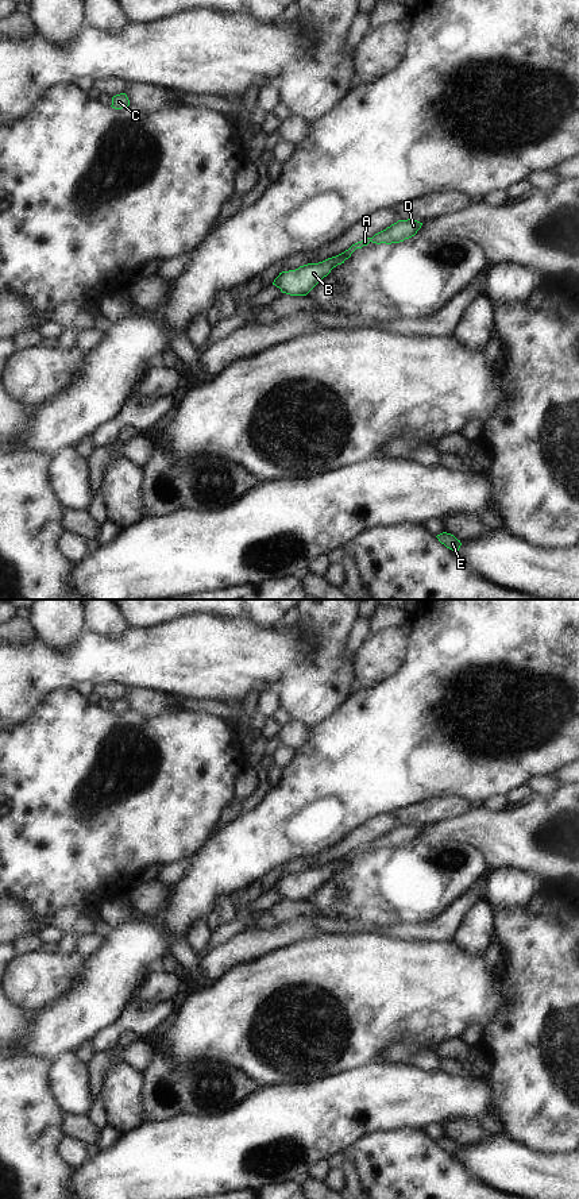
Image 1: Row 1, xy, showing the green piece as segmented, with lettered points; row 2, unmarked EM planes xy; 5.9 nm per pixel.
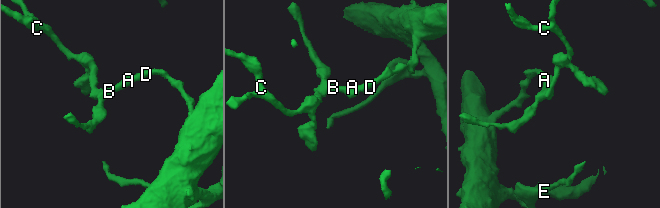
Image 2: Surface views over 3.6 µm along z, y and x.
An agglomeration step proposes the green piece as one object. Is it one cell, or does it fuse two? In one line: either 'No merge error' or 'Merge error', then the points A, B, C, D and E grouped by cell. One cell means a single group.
No merge error. Groups: A B C D E

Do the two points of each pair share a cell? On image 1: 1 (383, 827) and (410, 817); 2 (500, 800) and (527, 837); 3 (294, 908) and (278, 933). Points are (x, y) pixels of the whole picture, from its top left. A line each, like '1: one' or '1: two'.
1: two
2: two
3: two

